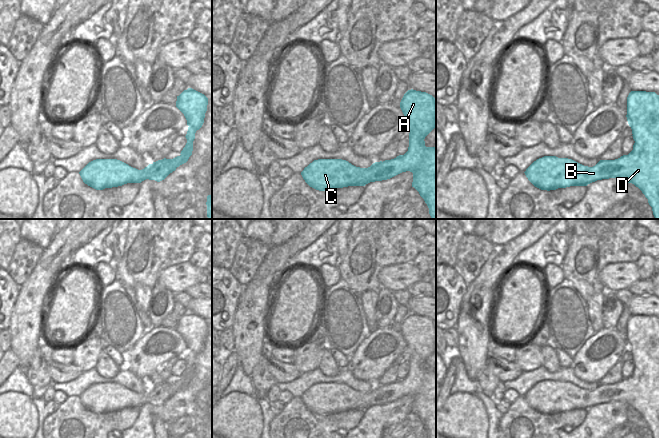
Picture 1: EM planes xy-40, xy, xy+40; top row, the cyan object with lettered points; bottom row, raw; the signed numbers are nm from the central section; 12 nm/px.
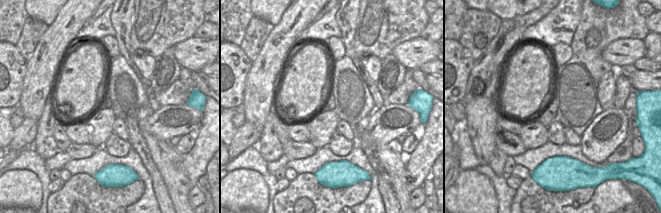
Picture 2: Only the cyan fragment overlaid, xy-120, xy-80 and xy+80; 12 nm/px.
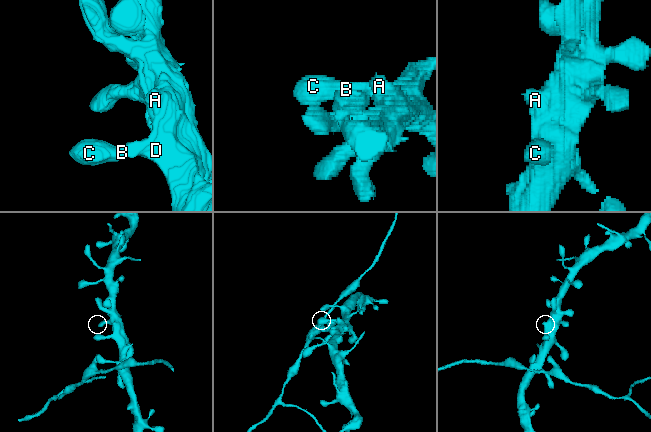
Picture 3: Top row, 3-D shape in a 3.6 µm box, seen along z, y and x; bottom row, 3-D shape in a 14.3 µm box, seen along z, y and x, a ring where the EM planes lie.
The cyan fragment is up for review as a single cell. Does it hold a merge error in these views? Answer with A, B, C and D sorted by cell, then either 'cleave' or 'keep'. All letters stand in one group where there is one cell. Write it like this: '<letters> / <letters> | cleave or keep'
A B C D | keep

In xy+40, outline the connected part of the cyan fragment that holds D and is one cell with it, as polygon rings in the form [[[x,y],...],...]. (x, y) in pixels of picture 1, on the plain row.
[[[631,315],[627,321],[627,345],[635,365],[633,374],[615,384],[600,384],[595,390],[584,390],[572,383],[544,380],[524,396],[528,404],[541,414],[570,410],[587,410],[597,404],[624,402],[638,411],[648,423],[653,438],[659,438],[659,319],[655,316]]]

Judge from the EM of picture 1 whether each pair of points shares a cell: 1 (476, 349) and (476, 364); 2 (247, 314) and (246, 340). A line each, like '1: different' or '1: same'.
1: same
2: same

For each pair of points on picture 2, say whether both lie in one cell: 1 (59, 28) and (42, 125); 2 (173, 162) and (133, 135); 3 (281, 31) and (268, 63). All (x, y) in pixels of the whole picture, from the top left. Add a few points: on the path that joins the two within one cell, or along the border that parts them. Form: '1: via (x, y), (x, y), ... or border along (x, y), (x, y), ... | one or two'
1: border along (50, 99), (45, 103), (43, 112), (37, 121) | two
2: border along (137, 122), (138, 129), (155, 166) | two
3: via (279, 39), (279, 44), (273, 55) | one

